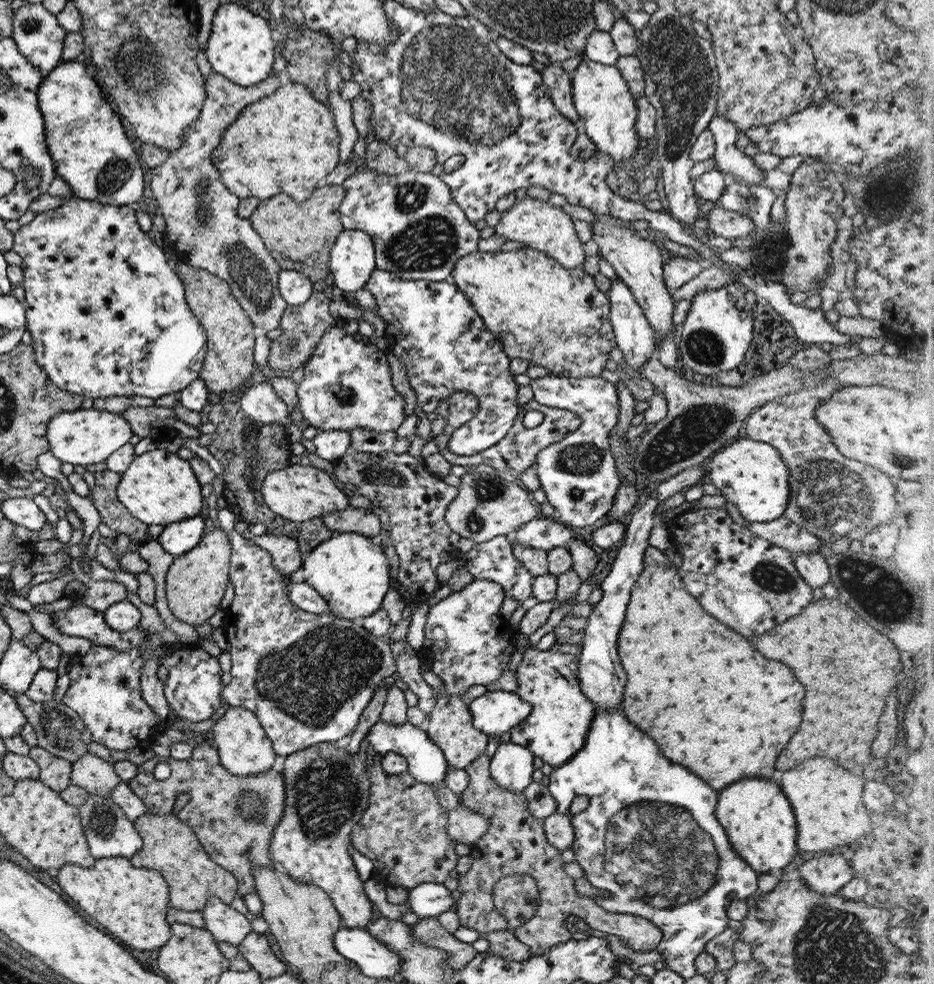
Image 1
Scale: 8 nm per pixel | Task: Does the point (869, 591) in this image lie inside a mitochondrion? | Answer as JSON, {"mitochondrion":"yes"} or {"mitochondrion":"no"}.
{"mitochondrion":"yes"}

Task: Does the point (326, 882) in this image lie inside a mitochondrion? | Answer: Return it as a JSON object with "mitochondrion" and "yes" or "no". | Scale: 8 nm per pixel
{"mitochondrion":"no"}

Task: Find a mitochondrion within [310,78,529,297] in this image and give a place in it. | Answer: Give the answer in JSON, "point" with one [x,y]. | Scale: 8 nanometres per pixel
{"point":[424,243]}

